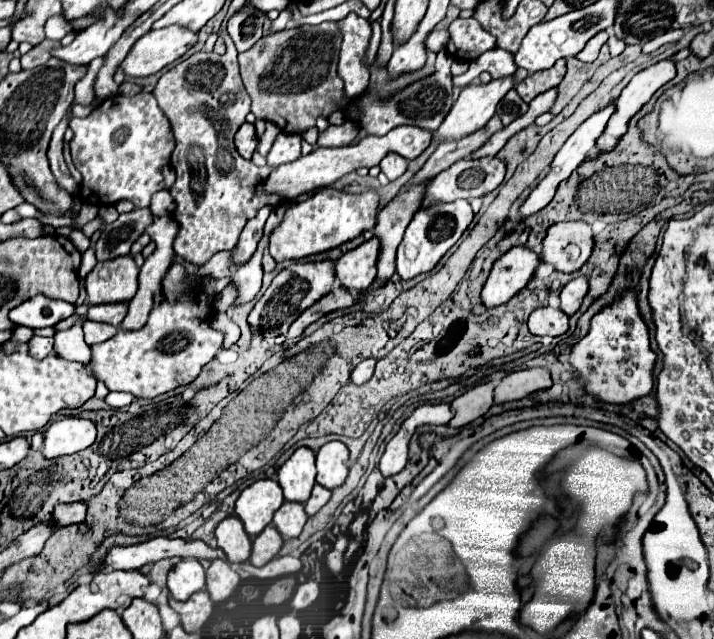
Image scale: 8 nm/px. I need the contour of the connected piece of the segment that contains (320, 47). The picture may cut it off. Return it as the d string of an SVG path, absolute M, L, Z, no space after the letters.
M336 23L276 31L260 37L248 51L240 53L240 75L252 97L252 113L256 119L282 125L280 129L286 133L304 133L316 127L318 117L328 119L334 111L340 111L340 101L346 93L344 81L336 73L338 53L340 31L336 31Z

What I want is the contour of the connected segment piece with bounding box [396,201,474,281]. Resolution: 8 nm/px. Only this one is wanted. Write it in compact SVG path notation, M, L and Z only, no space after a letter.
M452 201L452 203L434 203L426 209L416 211L412 223L406 229L404 241L398 247L396 255L396 271L400 279L412 279L424 271L430 271L442 255L460 239L460 235L466 231L466 227L472 223L474 213L468 201Z

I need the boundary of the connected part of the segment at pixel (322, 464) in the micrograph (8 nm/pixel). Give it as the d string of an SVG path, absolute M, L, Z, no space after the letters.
M330 441L322 445L316 453L316 467L318 467L316 481L328 489L342 485L350 473L348 455L350 451L342 441Z

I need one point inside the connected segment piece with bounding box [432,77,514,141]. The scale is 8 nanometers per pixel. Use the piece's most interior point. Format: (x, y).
(476, 105)

